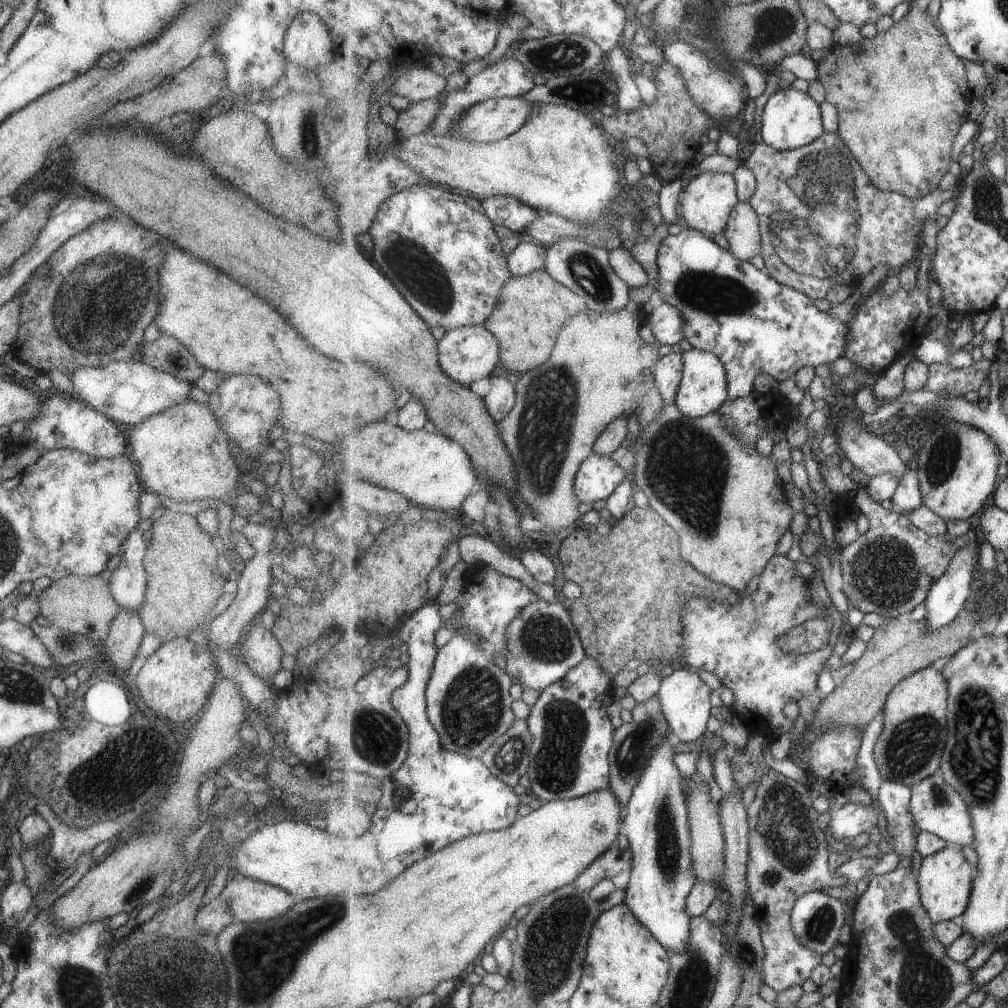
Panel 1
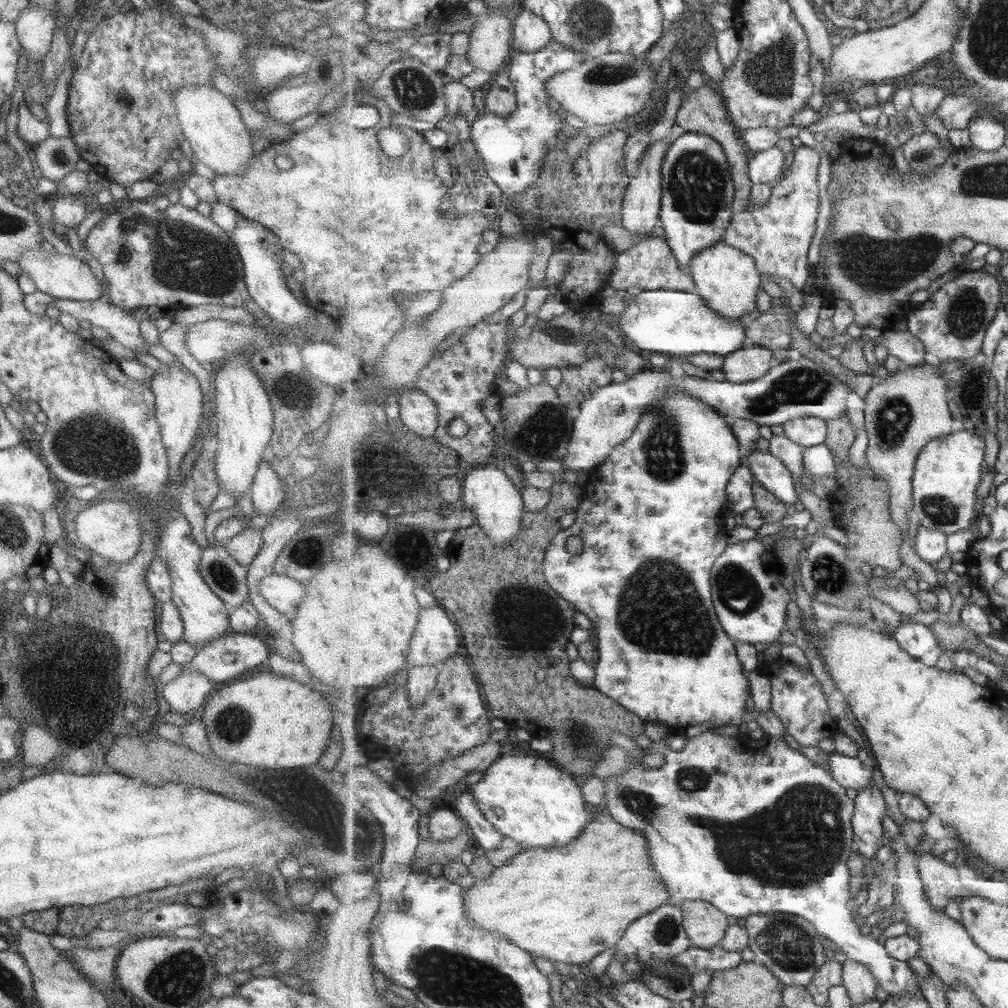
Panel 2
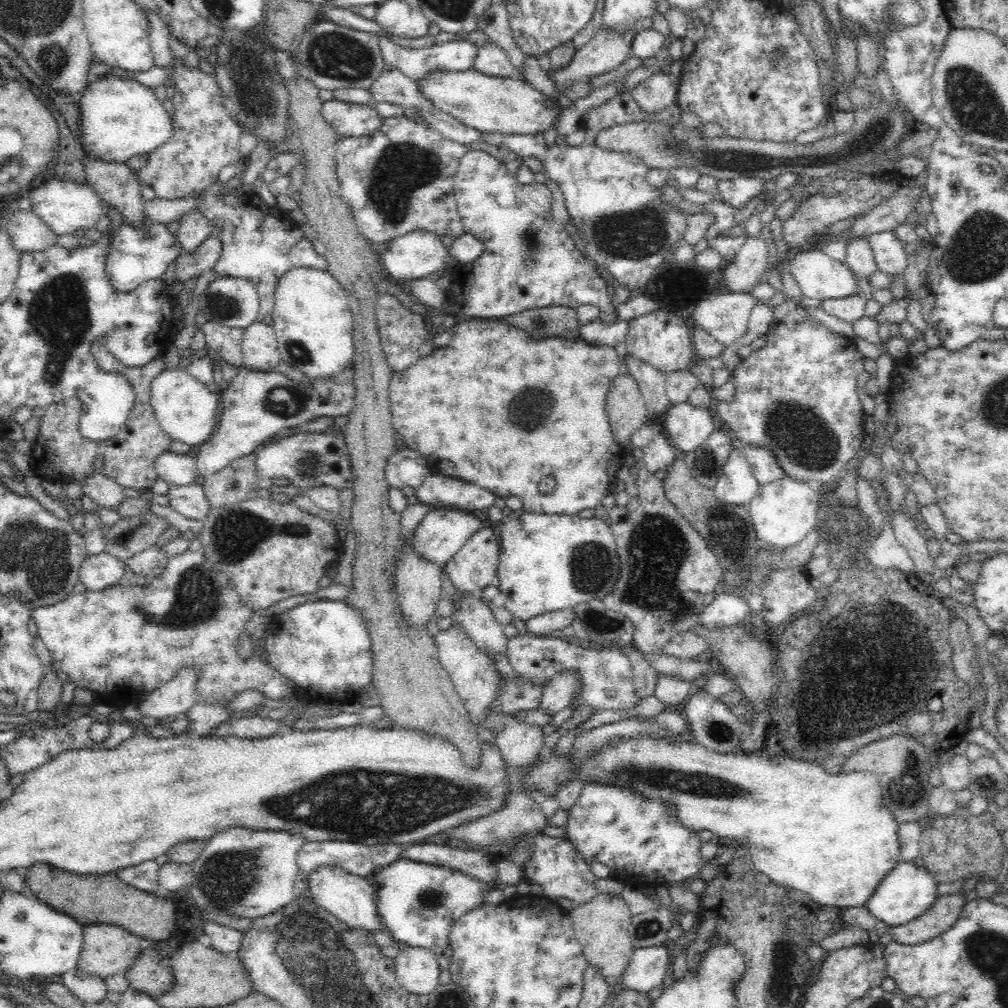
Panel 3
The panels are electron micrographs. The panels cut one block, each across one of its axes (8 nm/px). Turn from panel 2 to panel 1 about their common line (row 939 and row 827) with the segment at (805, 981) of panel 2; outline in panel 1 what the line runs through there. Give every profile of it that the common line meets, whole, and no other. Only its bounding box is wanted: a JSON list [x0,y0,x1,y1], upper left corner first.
[749,770,839,991]

